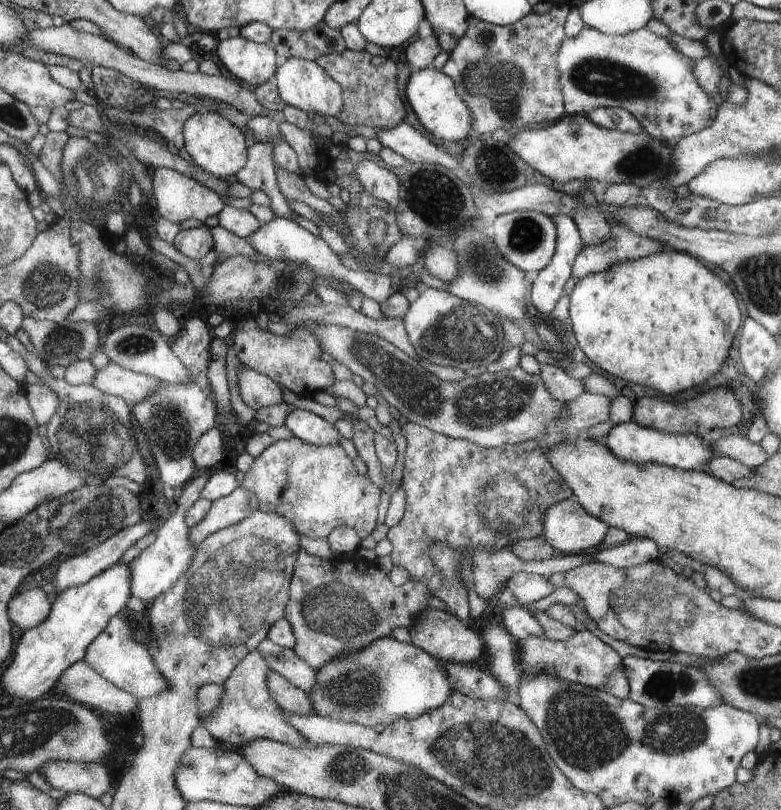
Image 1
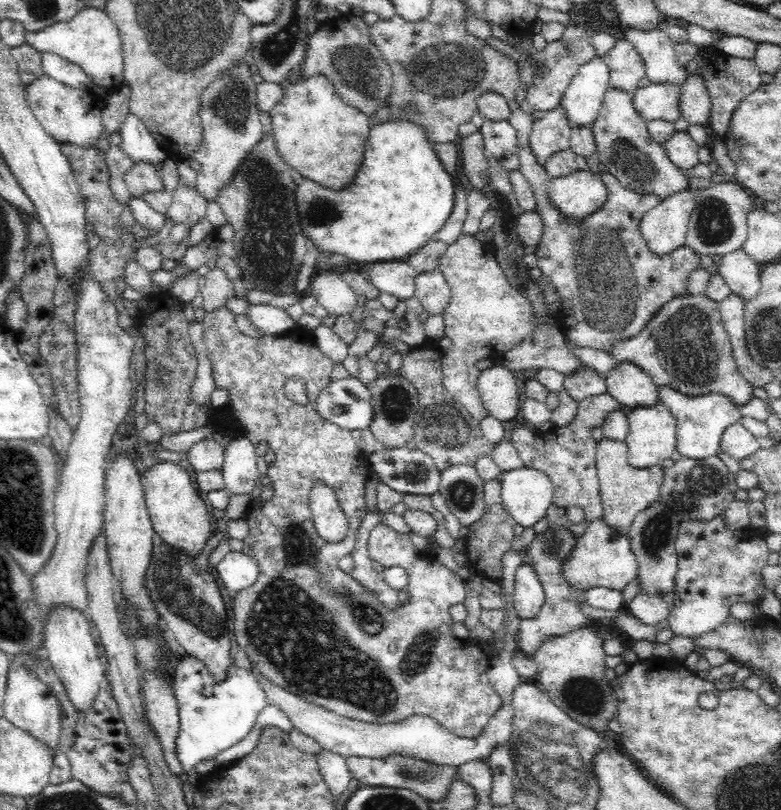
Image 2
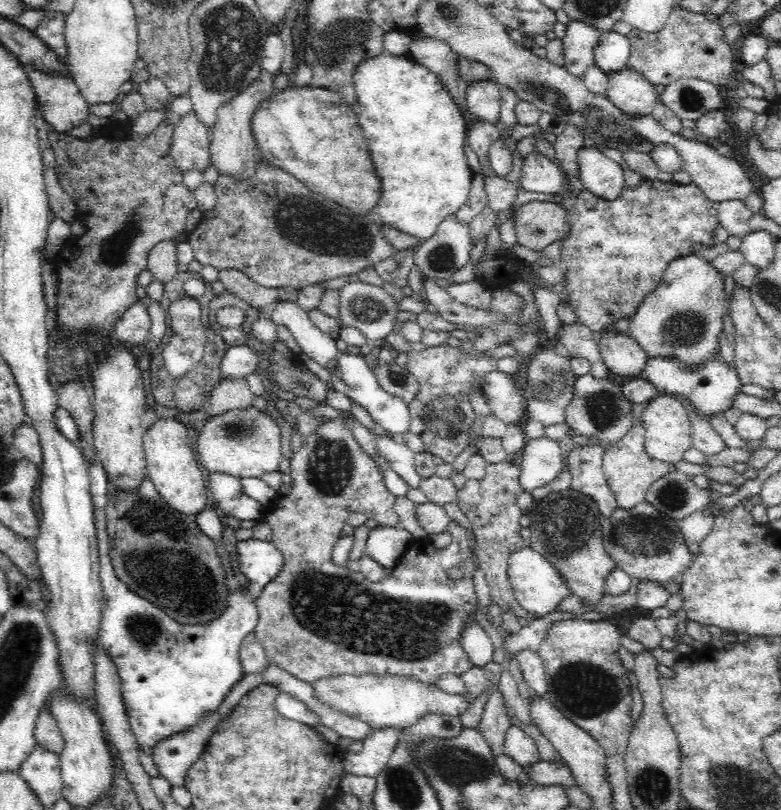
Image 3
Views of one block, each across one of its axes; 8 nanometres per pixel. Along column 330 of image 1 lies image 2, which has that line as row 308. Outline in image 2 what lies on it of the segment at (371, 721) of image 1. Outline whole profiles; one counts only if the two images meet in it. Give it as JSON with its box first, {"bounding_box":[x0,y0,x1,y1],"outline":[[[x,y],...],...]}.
{"bounding_box":[608,294,753,407],"outline":[[[686,294],[674,296],[670,303],[664,304],[646,323],[646,327],[637,335],[627,340],[620,340],[614,344],[608,353],[618,362],[630,361],[651,377],[657,386],[670,387],[687,396],[701,396],[712,393],[722,393],[737,407],[749,403],[753,398],[752,385],[744,379],[738,371],[730,336],[724,329],[717,303],[705,294]]]}

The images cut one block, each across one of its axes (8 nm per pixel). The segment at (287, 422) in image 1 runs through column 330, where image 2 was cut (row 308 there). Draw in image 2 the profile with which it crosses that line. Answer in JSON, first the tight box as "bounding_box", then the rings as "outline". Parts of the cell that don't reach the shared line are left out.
{"bounding_box":[414,267,451,314],"outline":[[[437,267],[415,276],[414,295],[422,303],[423,310],[429,314],[443,314],[450,300],[451,289],[446,277]]]}

